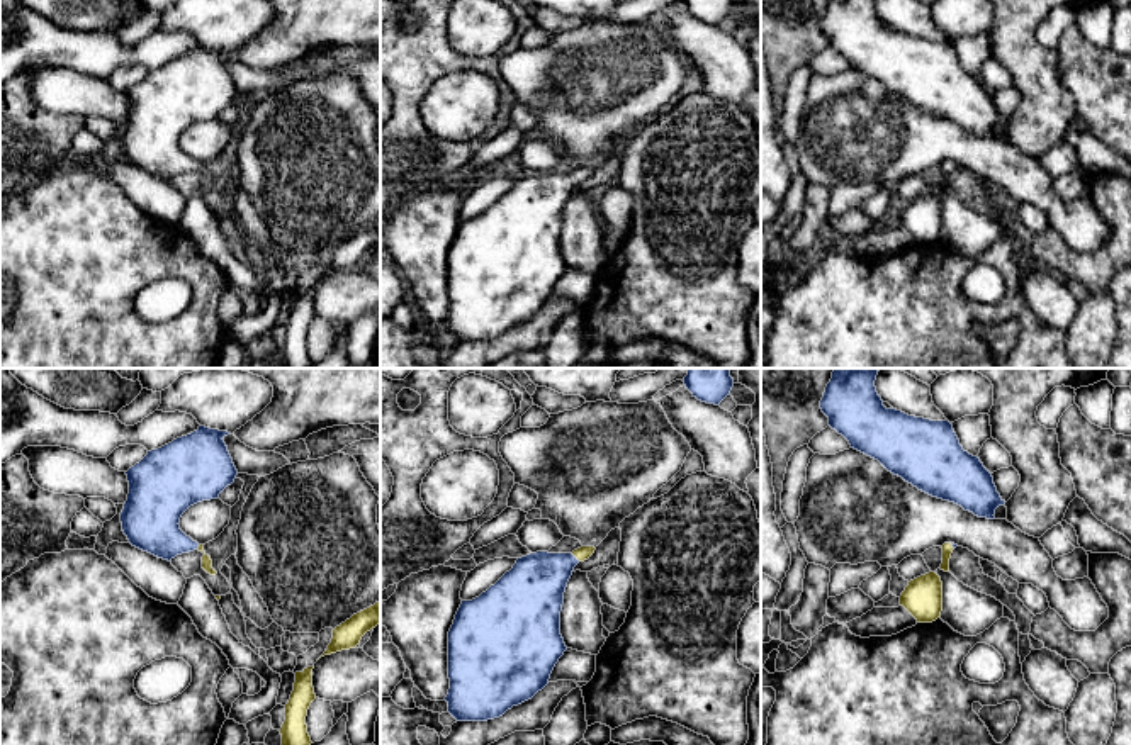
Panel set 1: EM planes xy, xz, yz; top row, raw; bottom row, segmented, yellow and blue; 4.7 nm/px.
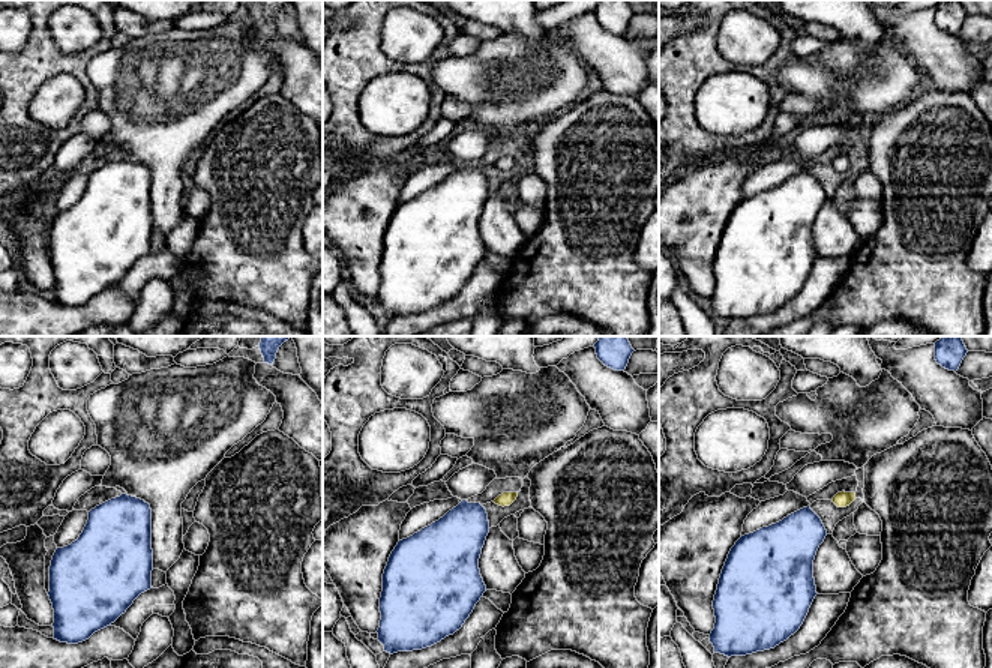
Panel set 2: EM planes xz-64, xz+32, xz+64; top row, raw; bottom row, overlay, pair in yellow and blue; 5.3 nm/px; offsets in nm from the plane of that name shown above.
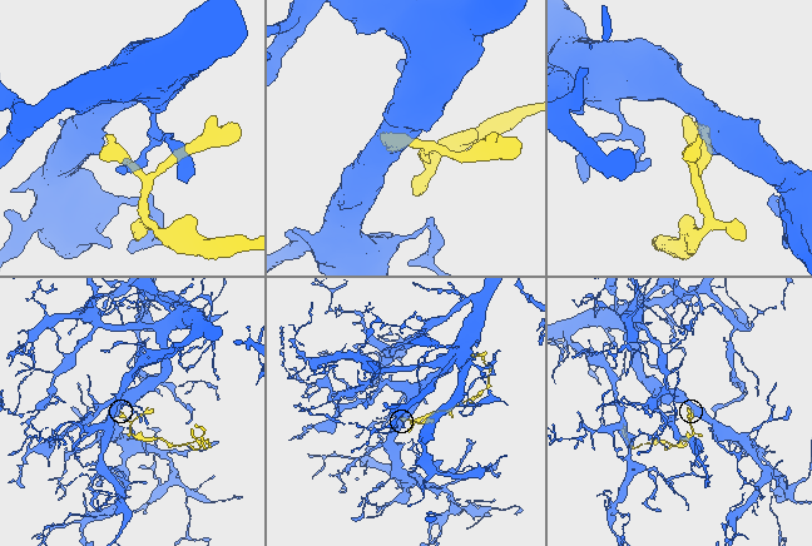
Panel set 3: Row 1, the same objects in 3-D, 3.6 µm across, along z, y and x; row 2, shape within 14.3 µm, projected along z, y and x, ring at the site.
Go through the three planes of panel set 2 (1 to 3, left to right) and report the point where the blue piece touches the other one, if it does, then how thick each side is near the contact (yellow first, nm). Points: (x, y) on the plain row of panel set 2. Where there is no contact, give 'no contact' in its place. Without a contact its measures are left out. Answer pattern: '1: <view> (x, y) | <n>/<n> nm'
1: no contact
2: no contact
3: no contact

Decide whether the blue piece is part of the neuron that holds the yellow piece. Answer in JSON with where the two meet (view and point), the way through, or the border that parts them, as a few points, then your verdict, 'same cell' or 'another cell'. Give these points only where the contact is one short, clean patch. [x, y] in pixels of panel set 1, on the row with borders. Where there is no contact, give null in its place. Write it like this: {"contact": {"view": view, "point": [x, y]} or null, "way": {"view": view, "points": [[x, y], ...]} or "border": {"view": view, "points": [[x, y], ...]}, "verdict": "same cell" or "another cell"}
{"contact": {"view": "xz", "point": [576, 557]}, "way": {"view": "xz", "points": [[581, 554], [576, 557], [549, 572], [534, 588]]}, "verdict": "same cell"}

